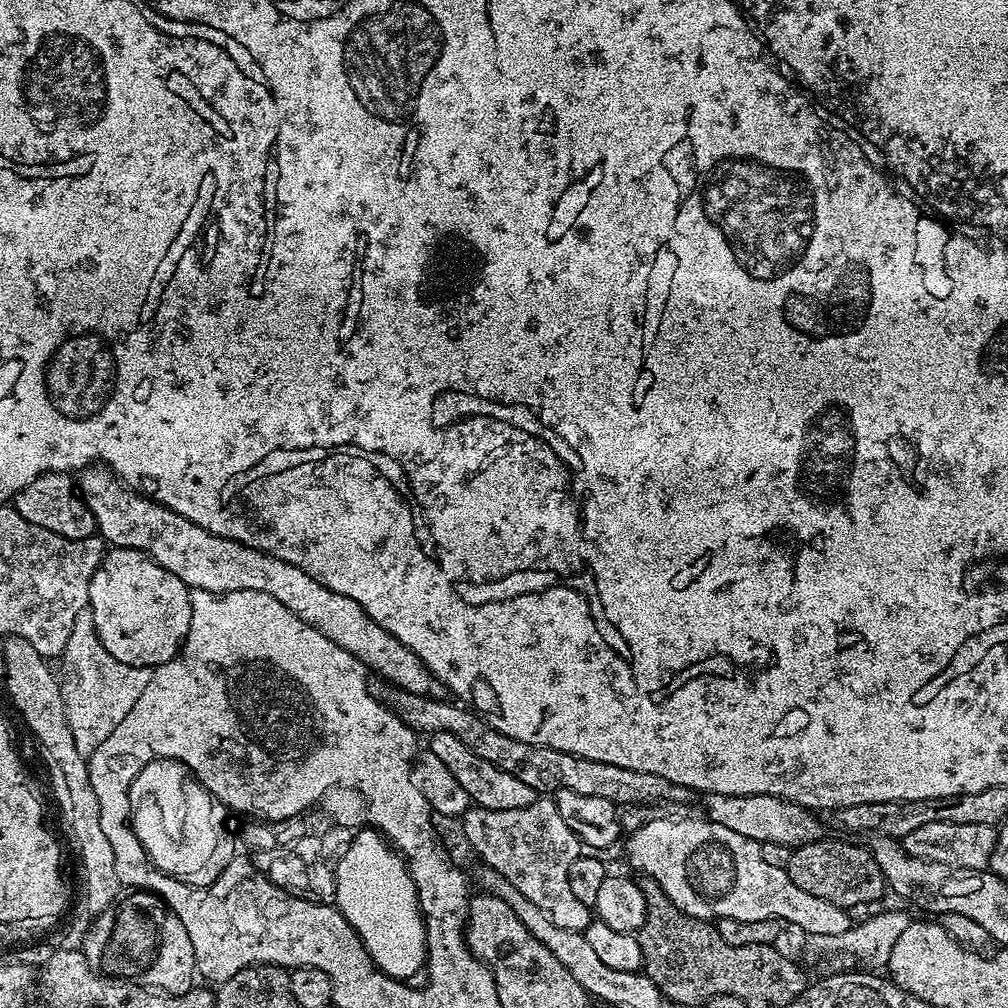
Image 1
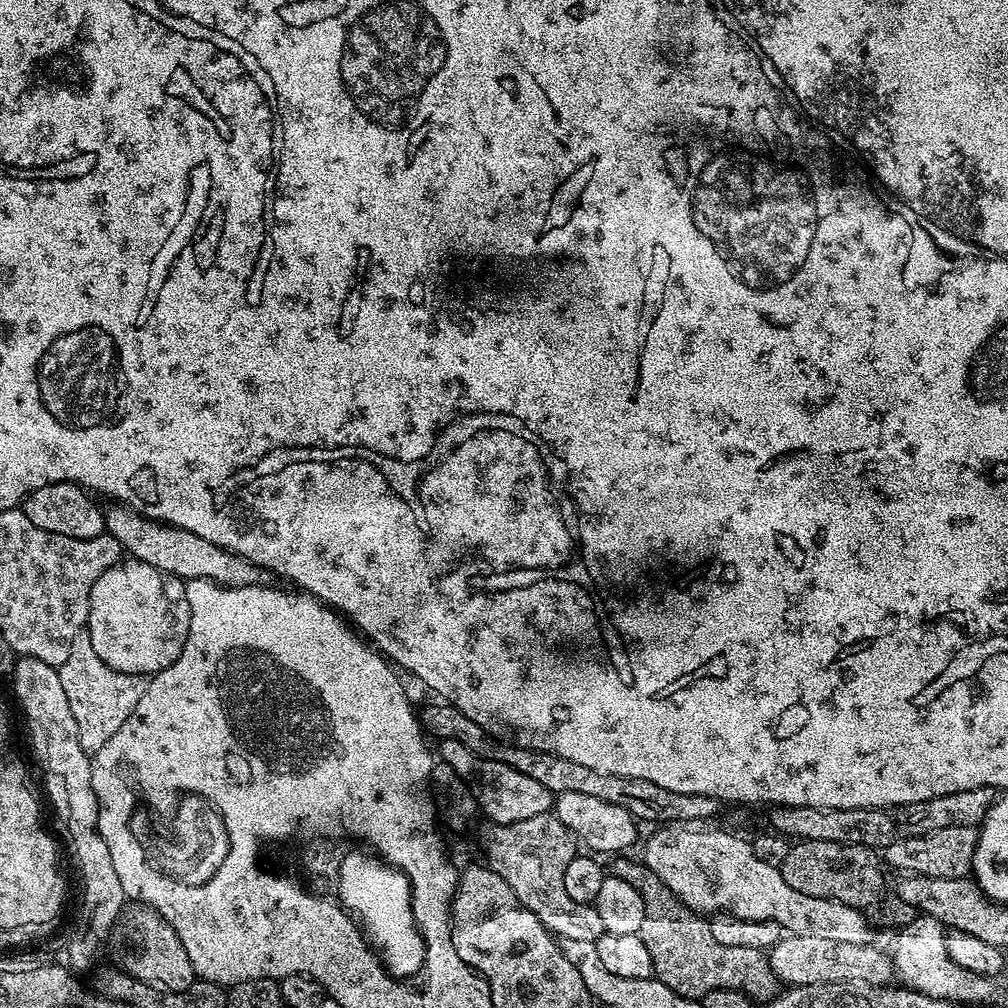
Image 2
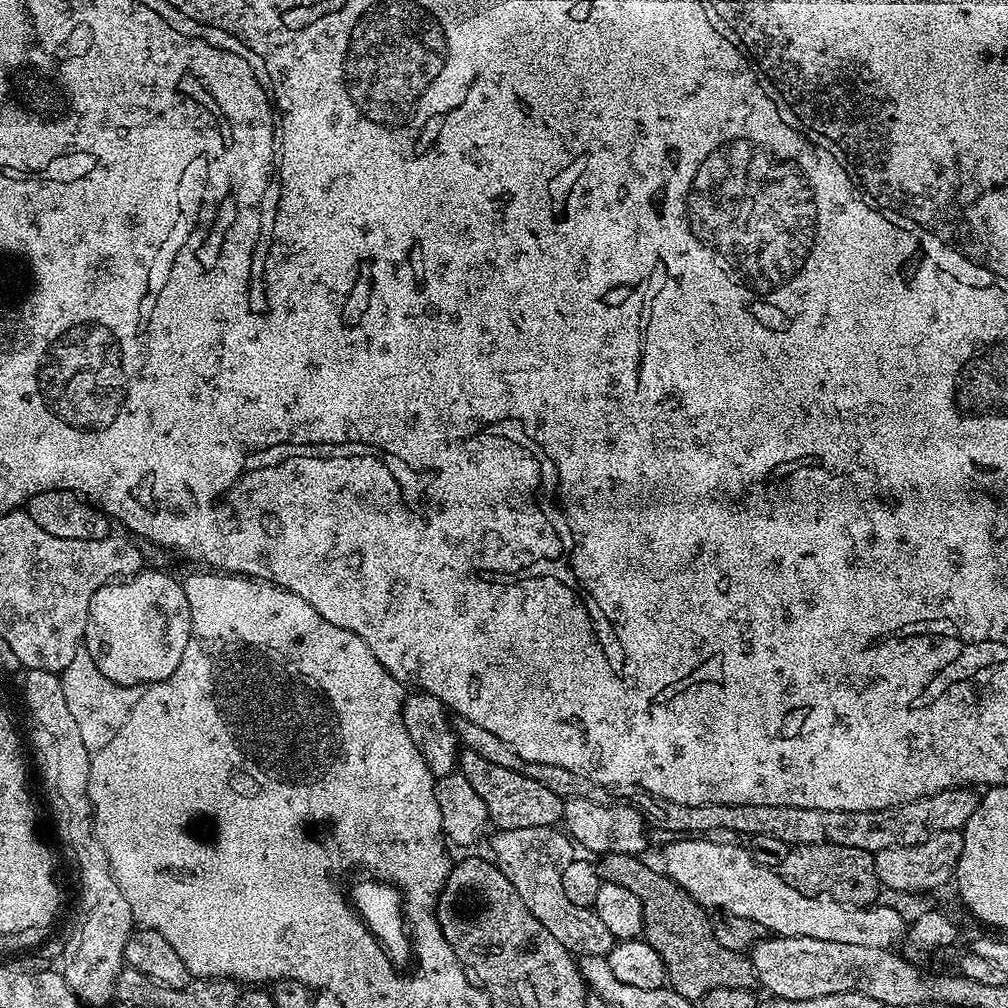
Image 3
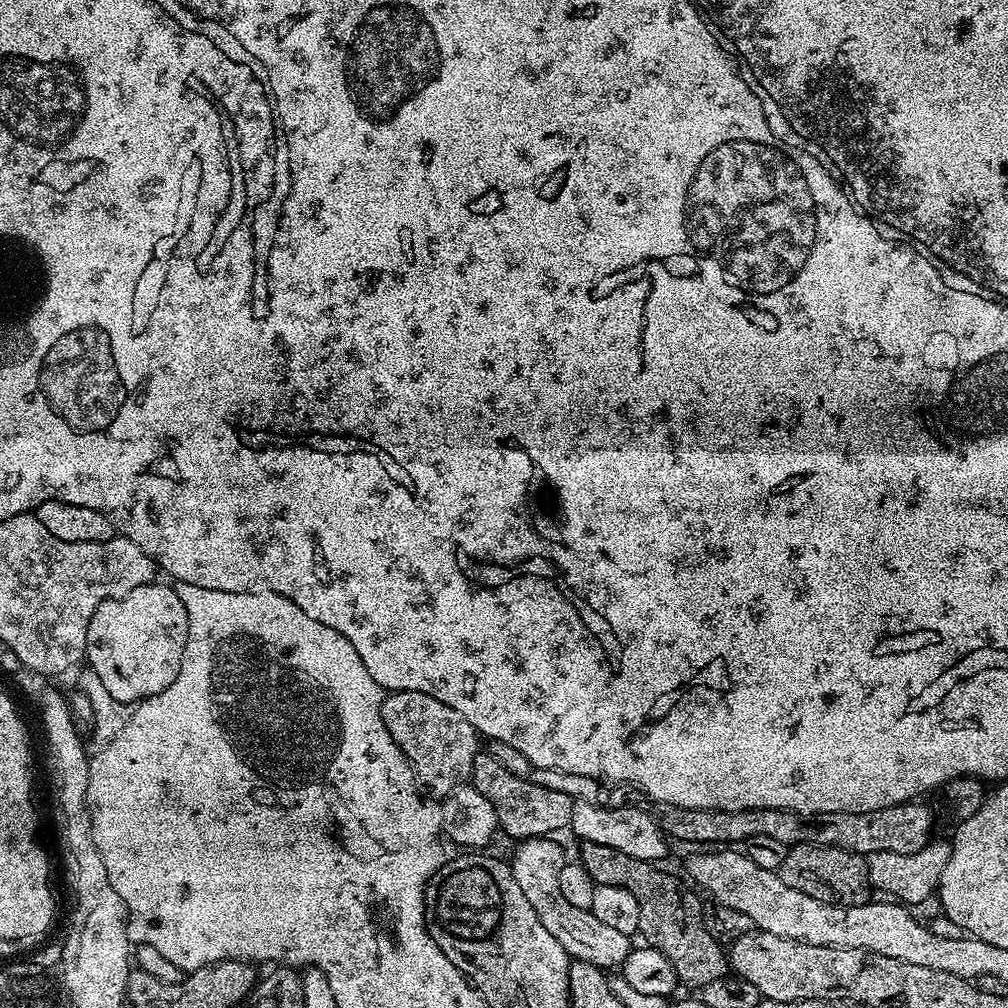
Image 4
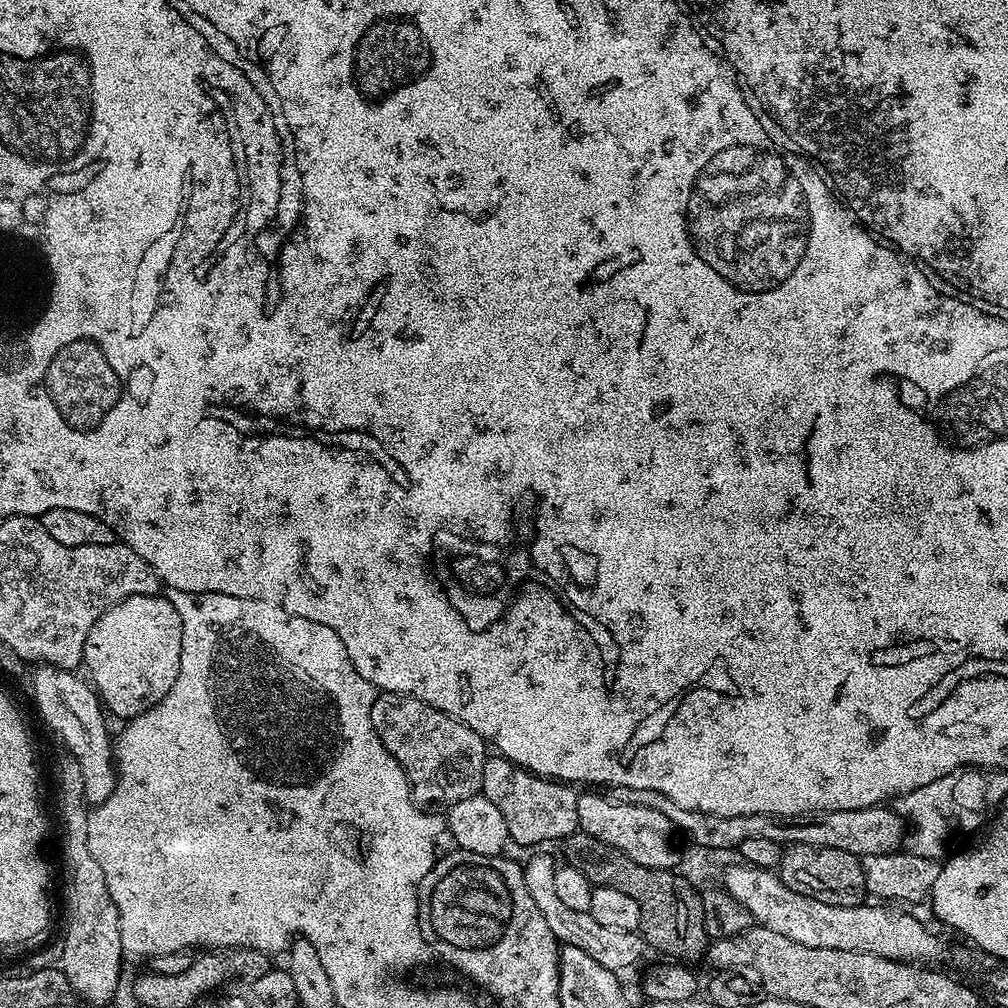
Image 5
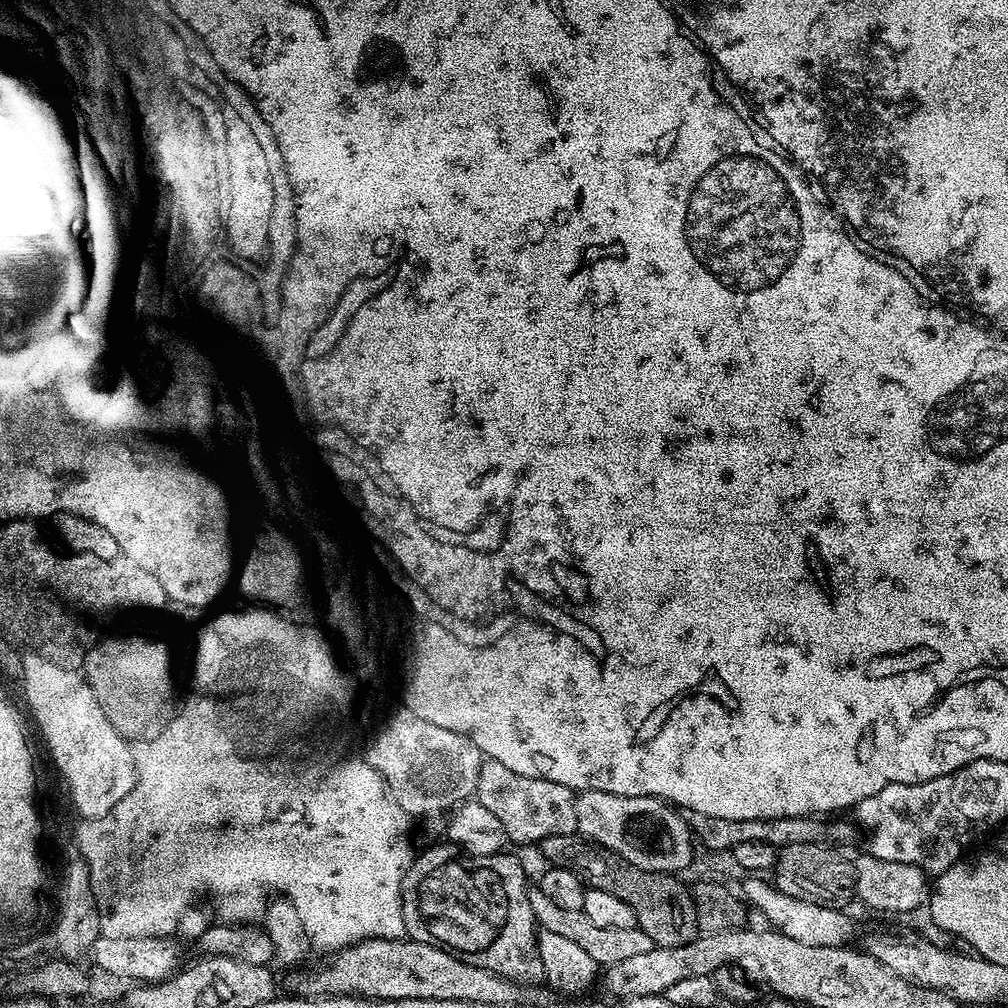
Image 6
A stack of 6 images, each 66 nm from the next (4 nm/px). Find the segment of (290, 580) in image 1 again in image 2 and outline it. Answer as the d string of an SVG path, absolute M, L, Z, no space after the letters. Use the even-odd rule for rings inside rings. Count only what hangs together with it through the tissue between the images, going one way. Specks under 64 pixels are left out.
M112 506L116 508L107 509L104 518L104 527L107 535L118 538L121 549L131 559L141 560L150 566L154 566L158 570L162 570L166 574L176 576L179 580L209 580L215 584L222 585L223 588L237 588L238 586L254 586L255 584L264 584L266 573L264 569L256 564L252 564L246 558L242 558L233 552L222 550L218 546L214 546L212 542L206 542L206 538L198 538L198 534L190 534L190 530L182 530L181 528L173 528L167 524L161 524L155 520L145 520L139 512L133 512L127 506Z

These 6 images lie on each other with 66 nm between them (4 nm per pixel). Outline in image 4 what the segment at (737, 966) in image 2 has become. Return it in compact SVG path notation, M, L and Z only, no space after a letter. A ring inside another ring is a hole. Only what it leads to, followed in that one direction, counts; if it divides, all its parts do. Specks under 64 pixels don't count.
M583 842L579 847L578 862L596 885L622 886L630 890L630 894L634 894L640 911L639 935L645 936L648 939L645 941L651 947L666 954L681 985L689 984L693 990L699 990L710 982L729 975L729 957L725 949L724 952L720 949L723 948L721 941L715 940L710 930L706 930L704 904L691 887L680 888L679 882L670 873L663 872L653 861L630 858L630 854L622 854L622 850L613 850L611 846L598 846L594 842Z

